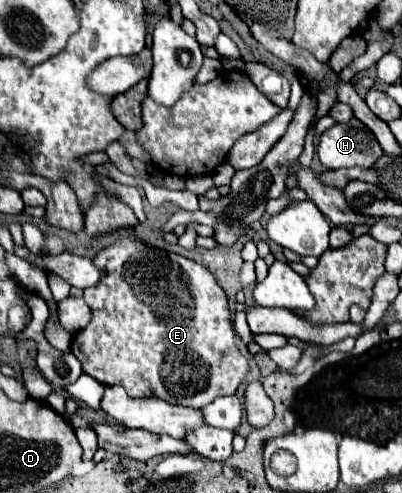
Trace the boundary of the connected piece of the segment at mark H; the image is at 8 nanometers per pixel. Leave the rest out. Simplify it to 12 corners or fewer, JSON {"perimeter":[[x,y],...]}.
{"perimeter":[[357,118],[323,132],[327,170],[371,168],[383,150]]}

